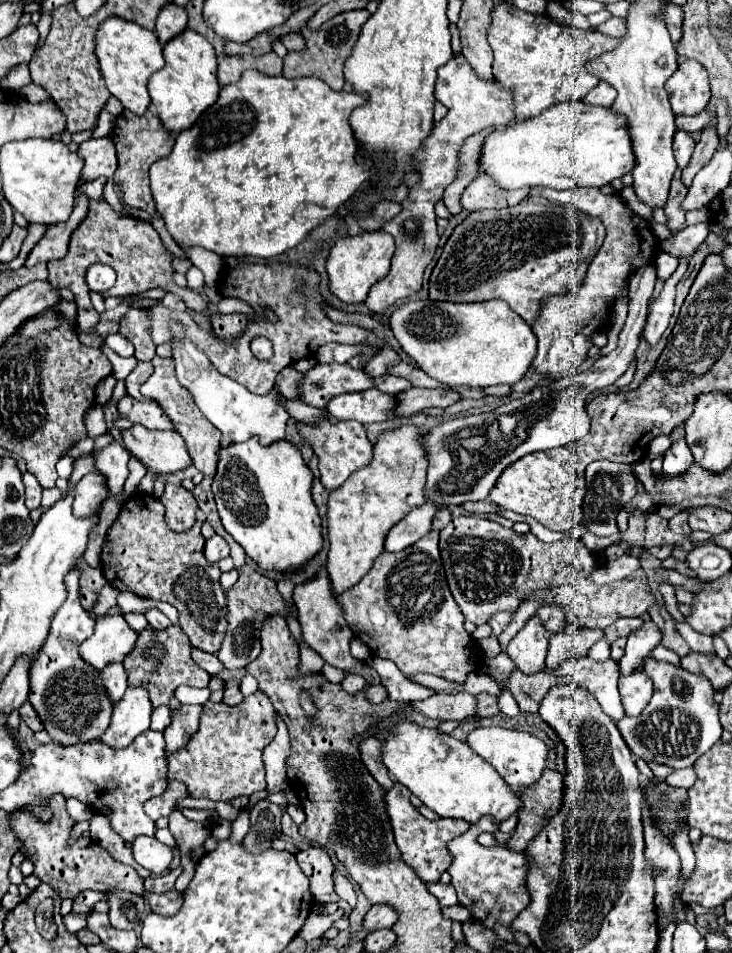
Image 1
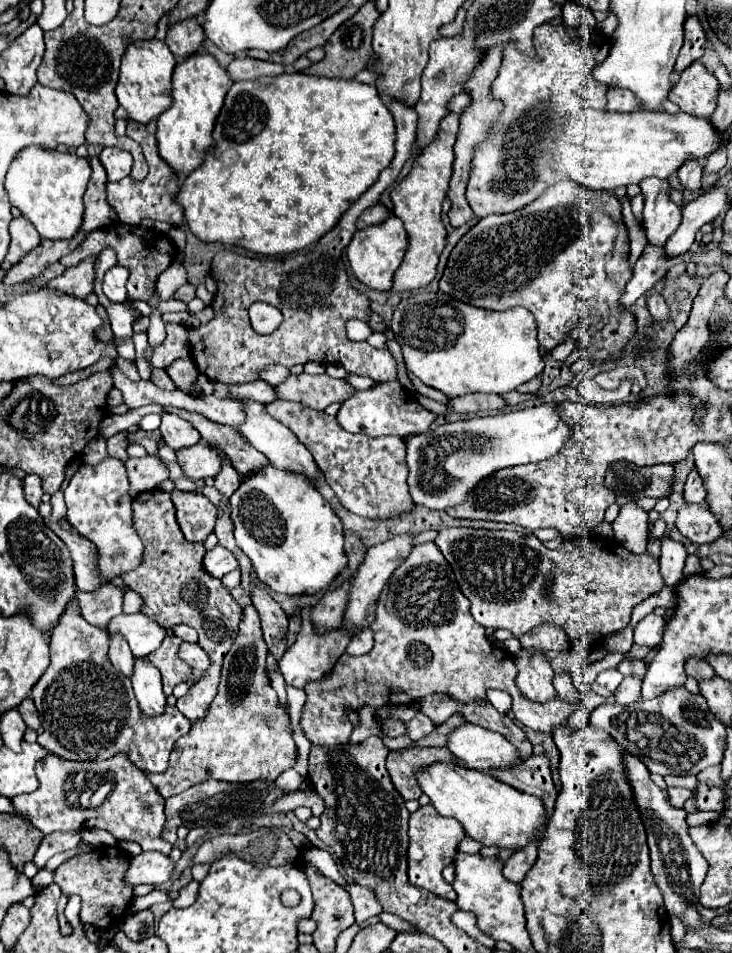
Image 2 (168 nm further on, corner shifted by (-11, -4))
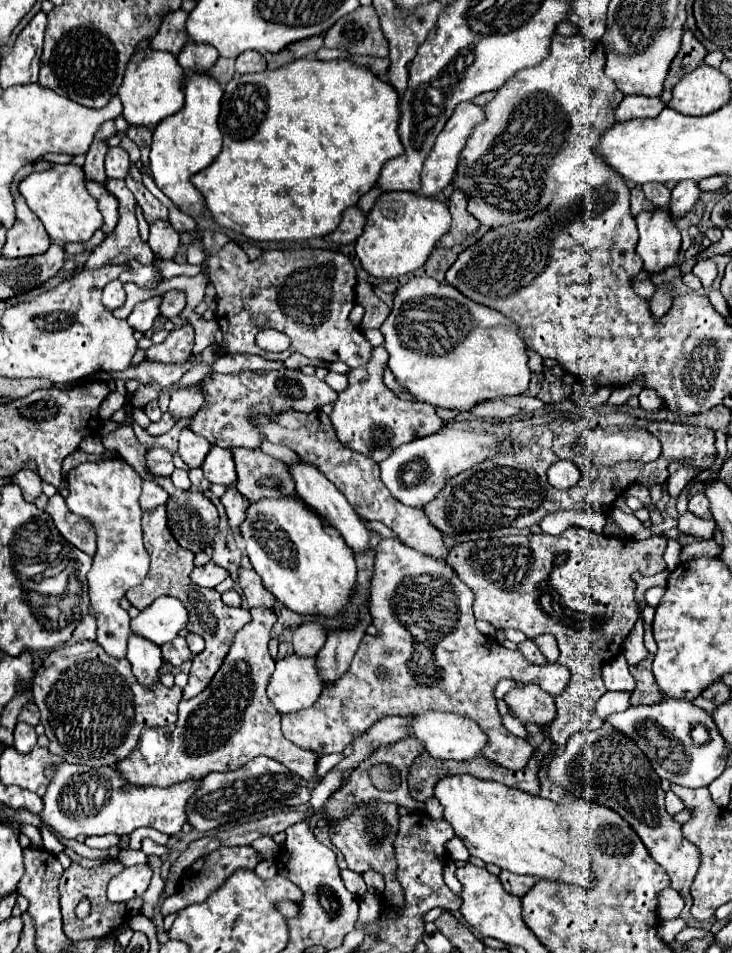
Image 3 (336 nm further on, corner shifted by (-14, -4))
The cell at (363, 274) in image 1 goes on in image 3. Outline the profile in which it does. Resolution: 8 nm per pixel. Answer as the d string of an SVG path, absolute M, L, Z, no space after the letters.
M383 192L367 216L363 234L355 242L363 270L381 280L393 280L421 268L437 242L451 228L451 214L445 204L433 198L411 196L411 192Z

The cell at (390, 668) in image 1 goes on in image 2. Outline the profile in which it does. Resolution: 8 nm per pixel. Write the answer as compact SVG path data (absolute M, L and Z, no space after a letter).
M488 690L488 702L490 702L500 714L508 714L508 712L510 712L512 698L510 698L510 694L504 692L504 690Z

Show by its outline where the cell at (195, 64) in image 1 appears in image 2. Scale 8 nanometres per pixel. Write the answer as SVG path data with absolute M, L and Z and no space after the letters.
M196 52L188 60L182 60L172 78L174 104L158 118L158 152L160 158L176 172L178 178L188 176L204 162L204 156L214 148L214 122L224 104L224 96L230 88L230 78L224 68L206 52Z

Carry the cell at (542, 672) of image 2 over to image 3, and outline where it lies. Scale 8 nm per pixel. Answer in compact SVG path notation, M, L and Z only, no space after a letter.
M523 682L507 692L505 704L521 722L535 722L541 728L555 718L555 698L531 682Z

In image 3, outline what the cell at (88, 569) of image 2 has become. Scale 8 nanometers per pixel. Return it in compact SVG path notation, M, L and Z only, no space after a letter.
M57 492L53 498L49 498L47 502L47 508L45 512L53 518L53 524L57 526L57 530L75 546L79 548L81 552L89 554L89 556L95 556L95 532L93 532L93 526L75 516L67 504L65 504L65 498Z

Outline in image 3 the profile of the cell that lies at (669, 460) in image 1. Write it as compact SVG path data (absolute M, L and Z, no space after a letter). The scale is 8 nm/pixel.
M697 492L691 496L689 500L689 510L695 514L695 516L701 516L701 518L709 518L711 512L709 512L709 504L707 504L707 498L703 496L703 492Z

